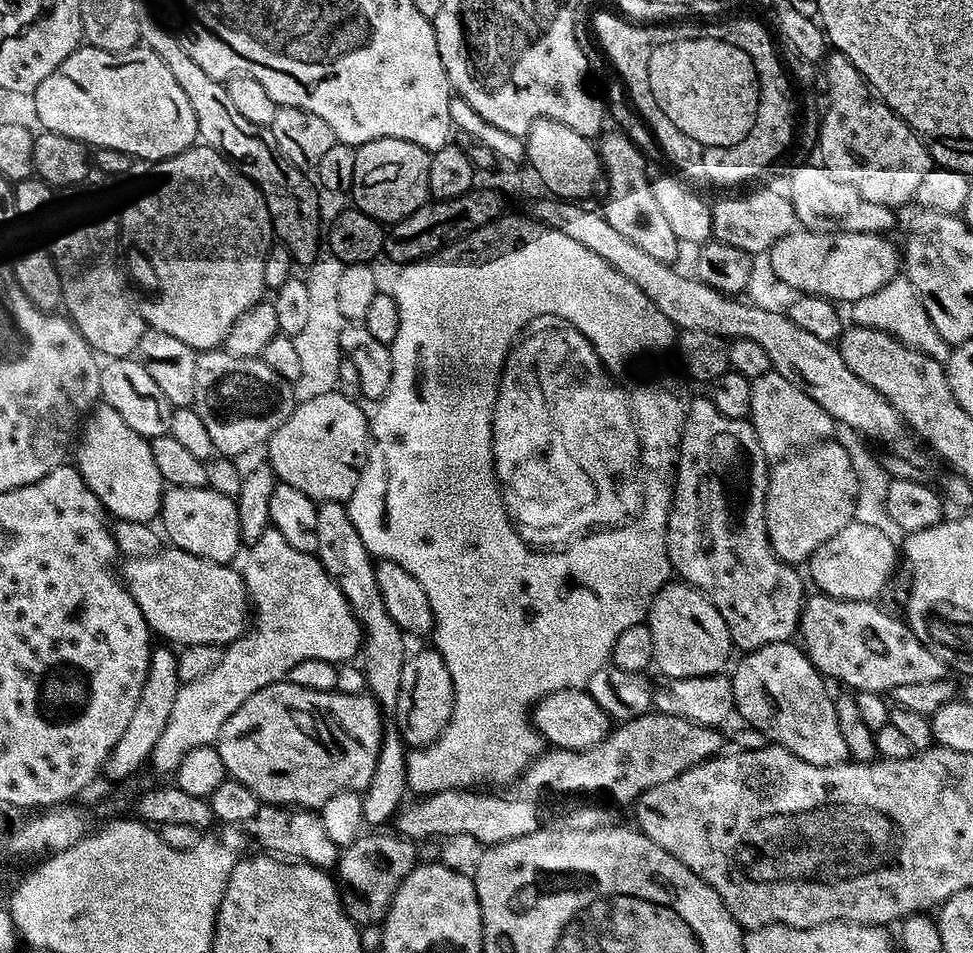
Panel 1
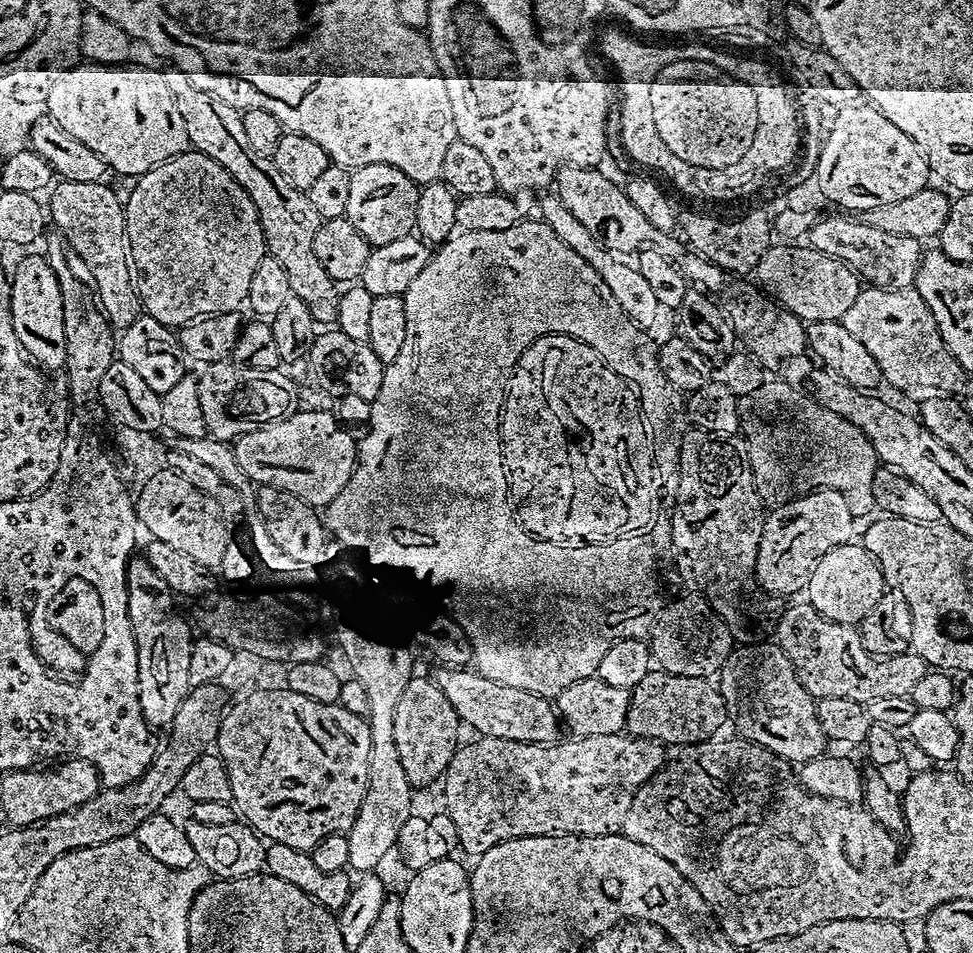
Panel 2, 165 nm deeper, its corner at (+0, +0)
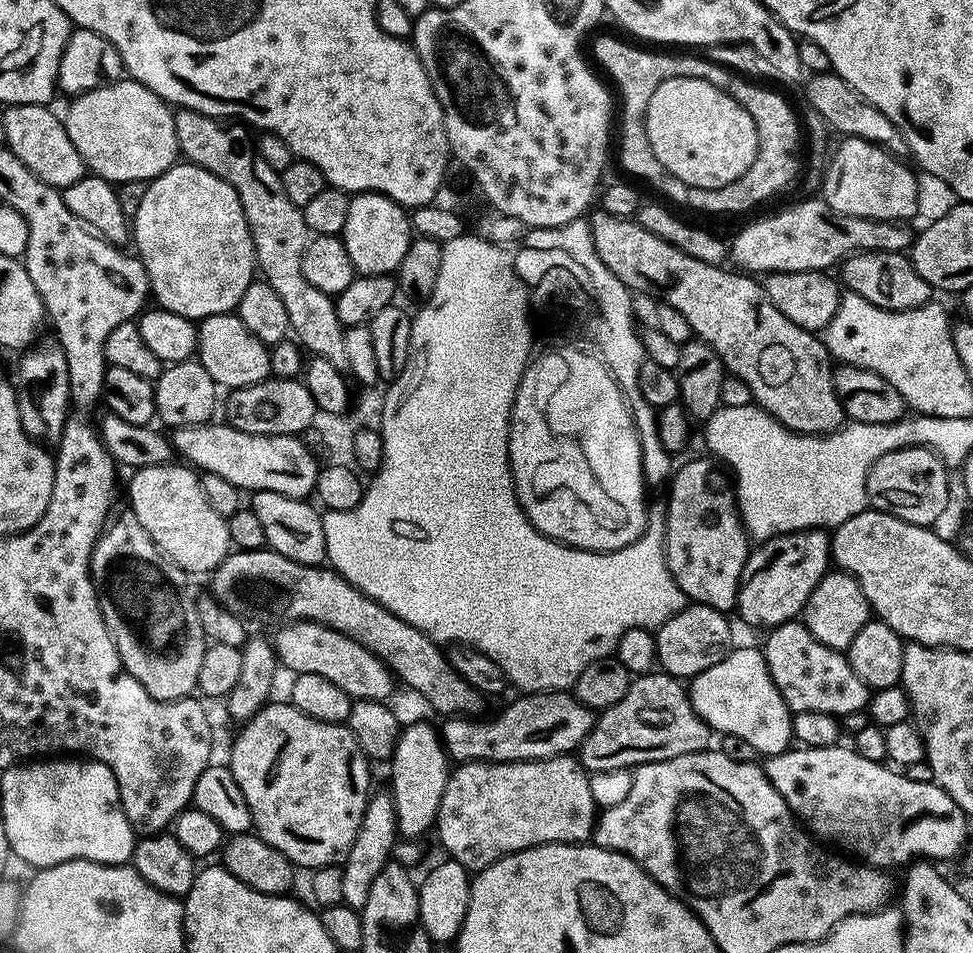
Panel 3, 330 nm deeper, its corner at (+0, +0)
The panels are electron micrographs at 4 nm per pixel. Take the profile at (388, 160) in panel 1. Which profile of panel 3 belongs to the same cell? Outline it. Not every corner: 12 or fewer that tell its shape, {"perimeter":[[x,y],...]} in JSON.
{"perimeter":[[350,199],[342,233],[362,276],[395,273],[414,239],[404,205]]}

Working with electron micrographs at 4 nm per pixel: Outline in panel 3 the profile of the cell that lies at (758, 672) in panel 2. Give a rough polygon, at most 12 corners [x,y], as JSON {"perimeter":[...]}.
{"perimeter":[[759,647],[691,677],[713,733],[764,758],[789,751],[788,711]]}

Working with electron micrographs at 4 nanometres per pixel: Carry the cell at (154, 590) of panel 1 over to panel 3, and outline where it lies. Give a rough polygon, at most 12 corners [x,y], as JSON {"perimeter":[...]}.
{"perimeter":[[313,620],[275,629],[276,658],[353,700],[389,699],[394,677],[354,638]]}

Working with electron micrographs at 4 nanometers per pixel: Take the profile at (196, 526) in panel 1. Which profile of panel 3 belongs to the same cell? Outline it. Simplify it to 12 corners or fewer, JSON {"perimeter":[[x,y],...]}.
{"perimeter":[[138,468],[130,510],[185,574],[211,574],[232,548],[200,476]]}

